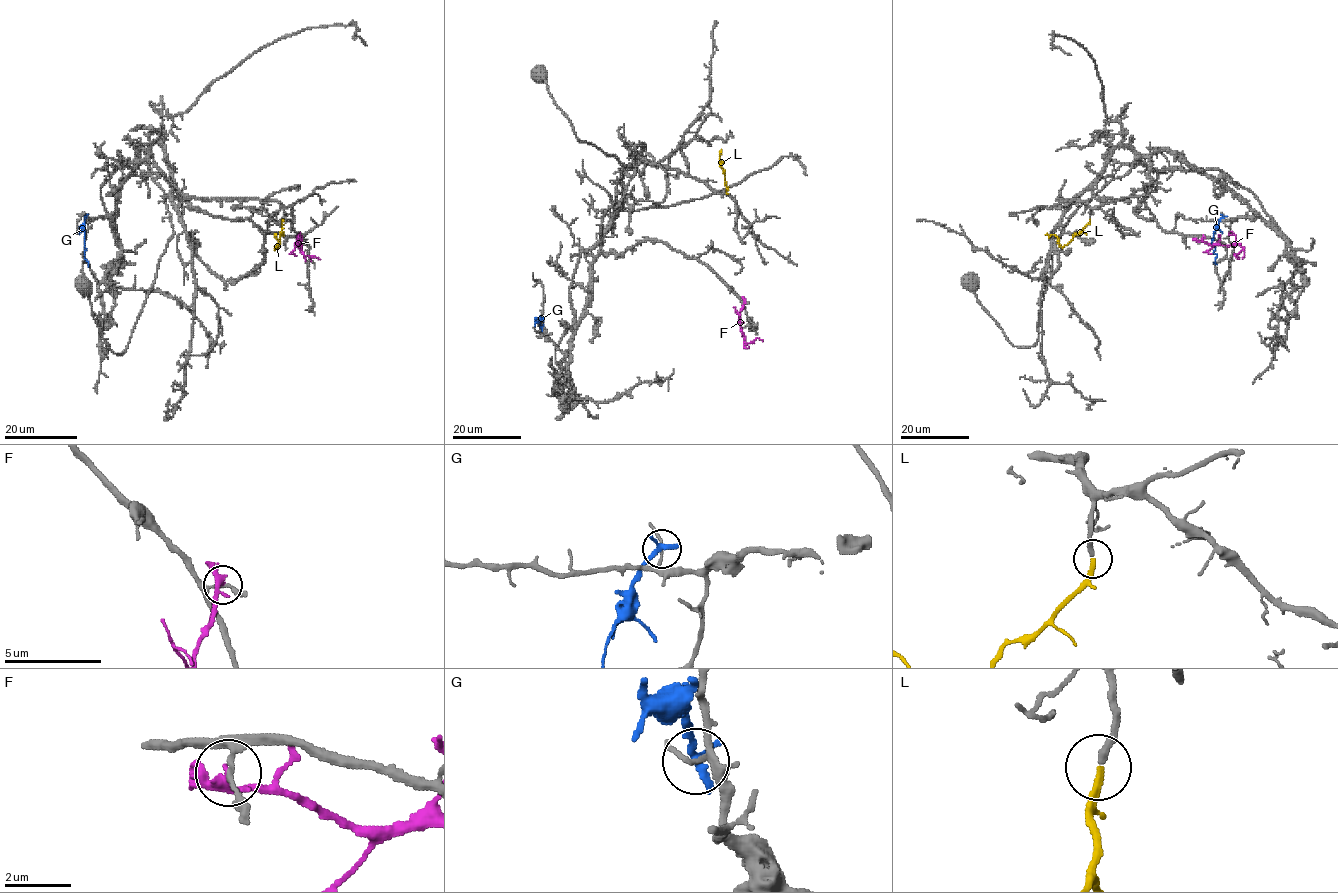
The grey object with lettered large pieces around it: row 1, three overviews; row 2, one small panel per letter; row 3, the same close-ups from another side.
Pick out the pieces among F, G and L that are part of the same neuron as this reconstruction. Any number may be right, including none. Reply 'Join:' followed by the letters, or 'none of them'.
Join: L

